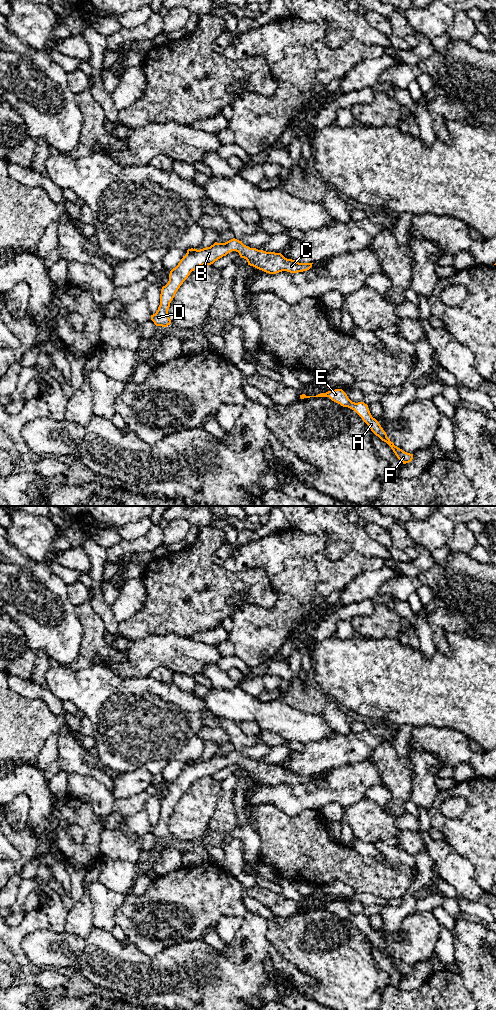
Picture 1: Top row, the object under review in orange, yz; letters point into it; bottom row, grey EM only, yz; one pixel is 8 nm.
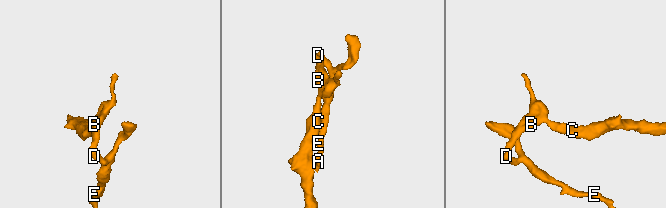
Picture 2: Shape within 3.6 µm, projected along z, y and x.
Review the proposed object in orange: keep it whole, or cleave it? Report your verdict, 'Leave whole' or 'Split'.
Leave whole

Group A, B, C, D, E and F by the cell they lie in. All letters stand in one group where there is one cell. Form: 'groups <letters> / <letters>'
groups A B C D E F

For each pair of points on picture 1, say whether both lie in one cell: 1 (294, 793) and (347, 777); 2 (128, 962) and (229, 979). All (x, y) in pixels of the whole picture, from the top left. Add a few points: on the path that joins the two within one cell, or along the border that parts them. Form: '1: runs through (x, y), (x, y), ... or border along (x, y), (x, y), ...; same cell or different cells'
1: runs through (307, 793), (316, 793), (323, 788), (334, 786); same cell
2: runs through (153, 978), (204, 979); same cell

